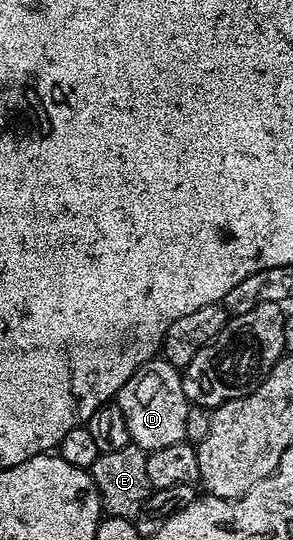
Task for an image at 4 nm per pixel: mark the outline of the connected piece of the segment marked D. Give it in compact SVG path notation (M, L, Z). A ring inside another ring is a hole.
M162 356L152 358L125 380L117 395L117 405L125 412L132 443L145 452L169 448L169 444L177 444L187 437L185 416L189 416L192 405L185 396L183 375L180 367L169 364Z

